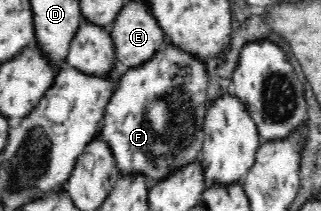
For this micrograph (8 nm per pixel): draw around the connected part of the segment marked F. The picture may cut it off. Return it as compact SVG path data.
M172 45L167 46L165 53L158 52L146 65L129 68L119 78L116 85L113 85L112 95L105 107L98 137L112 151L120 176L140 177L144 184L153 186L175 176L179 170L196 164L202 152L207 113L212 102L208 99L207 80L207 71L200 62L177 52Z

